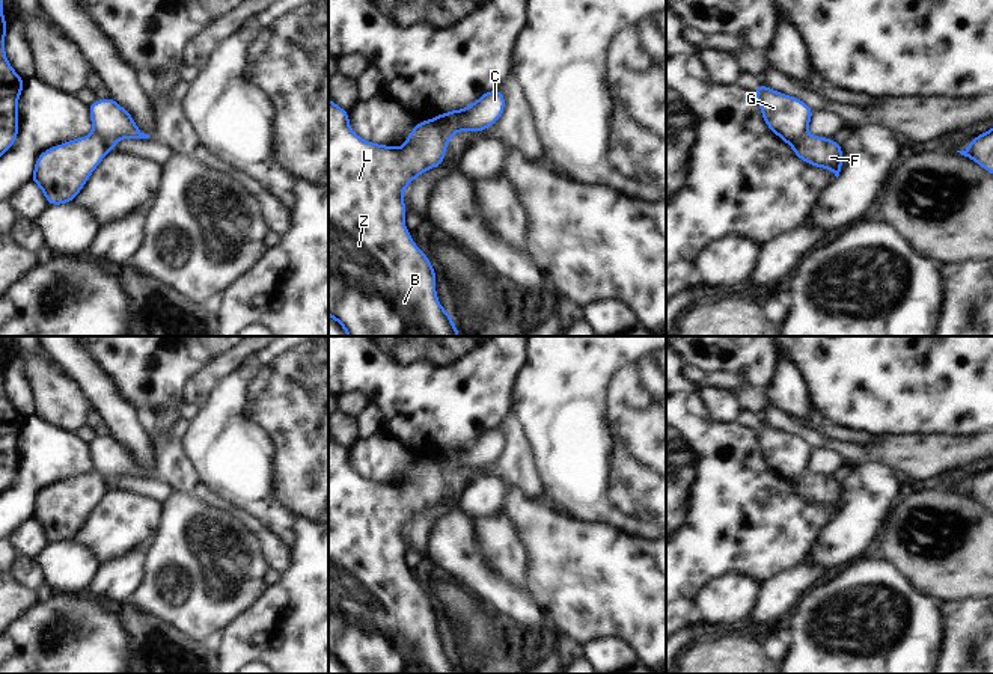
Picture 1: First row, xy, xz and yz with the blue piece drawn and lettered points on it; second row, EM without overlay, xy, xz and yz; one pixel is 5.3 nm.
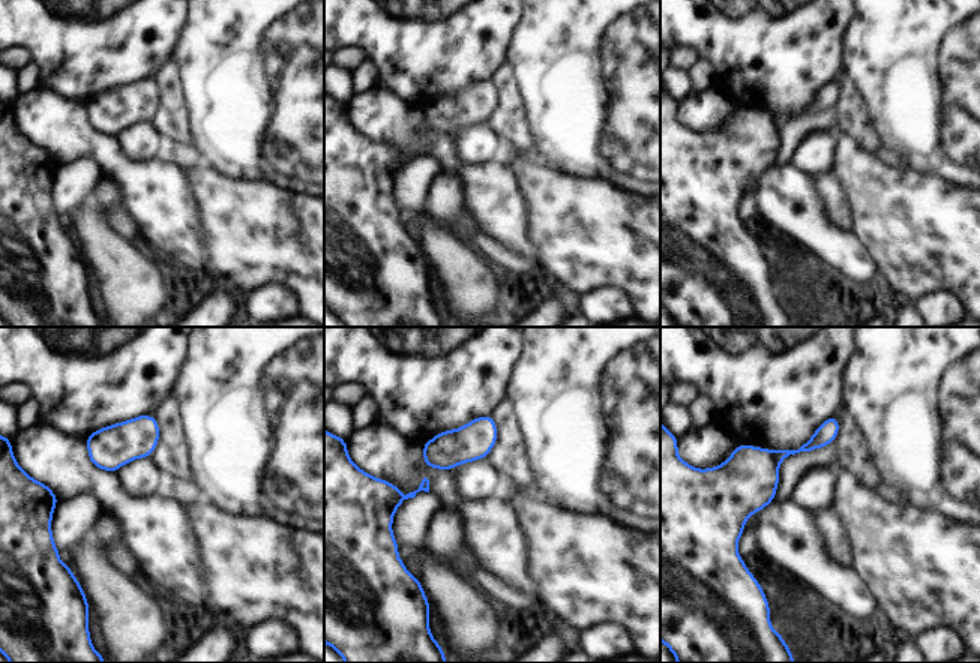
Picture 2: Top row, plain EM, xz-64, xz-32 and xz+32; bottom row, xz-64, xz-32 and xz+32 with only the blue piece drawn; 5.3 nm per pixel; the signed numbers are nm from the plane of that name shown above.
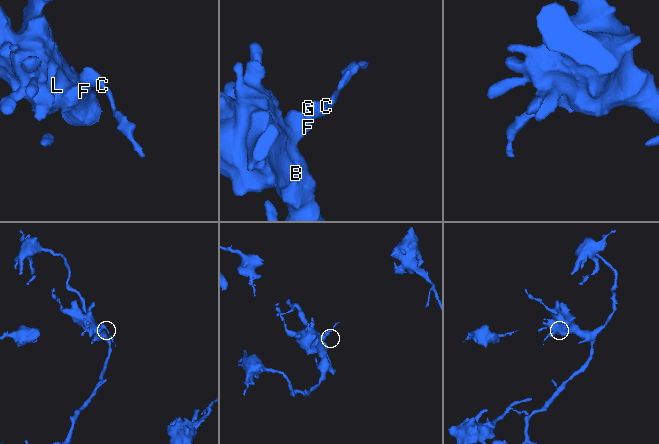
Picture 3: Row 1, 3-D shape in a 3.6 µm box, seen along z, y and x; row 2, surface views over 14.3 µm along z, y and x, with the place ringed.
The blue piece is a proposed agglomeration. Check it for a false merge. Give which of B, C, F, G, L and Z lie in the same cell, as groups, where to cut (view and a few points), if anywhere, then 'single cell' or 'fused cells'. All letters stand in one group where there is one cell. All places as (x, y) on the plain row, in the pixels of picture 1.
B F L Z / C G | xy (94, 469), (109, 487) | fused cells

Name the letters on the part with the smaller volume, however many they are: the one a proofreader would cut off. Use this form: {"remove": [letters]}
{"remove": ["C", "G"]}

